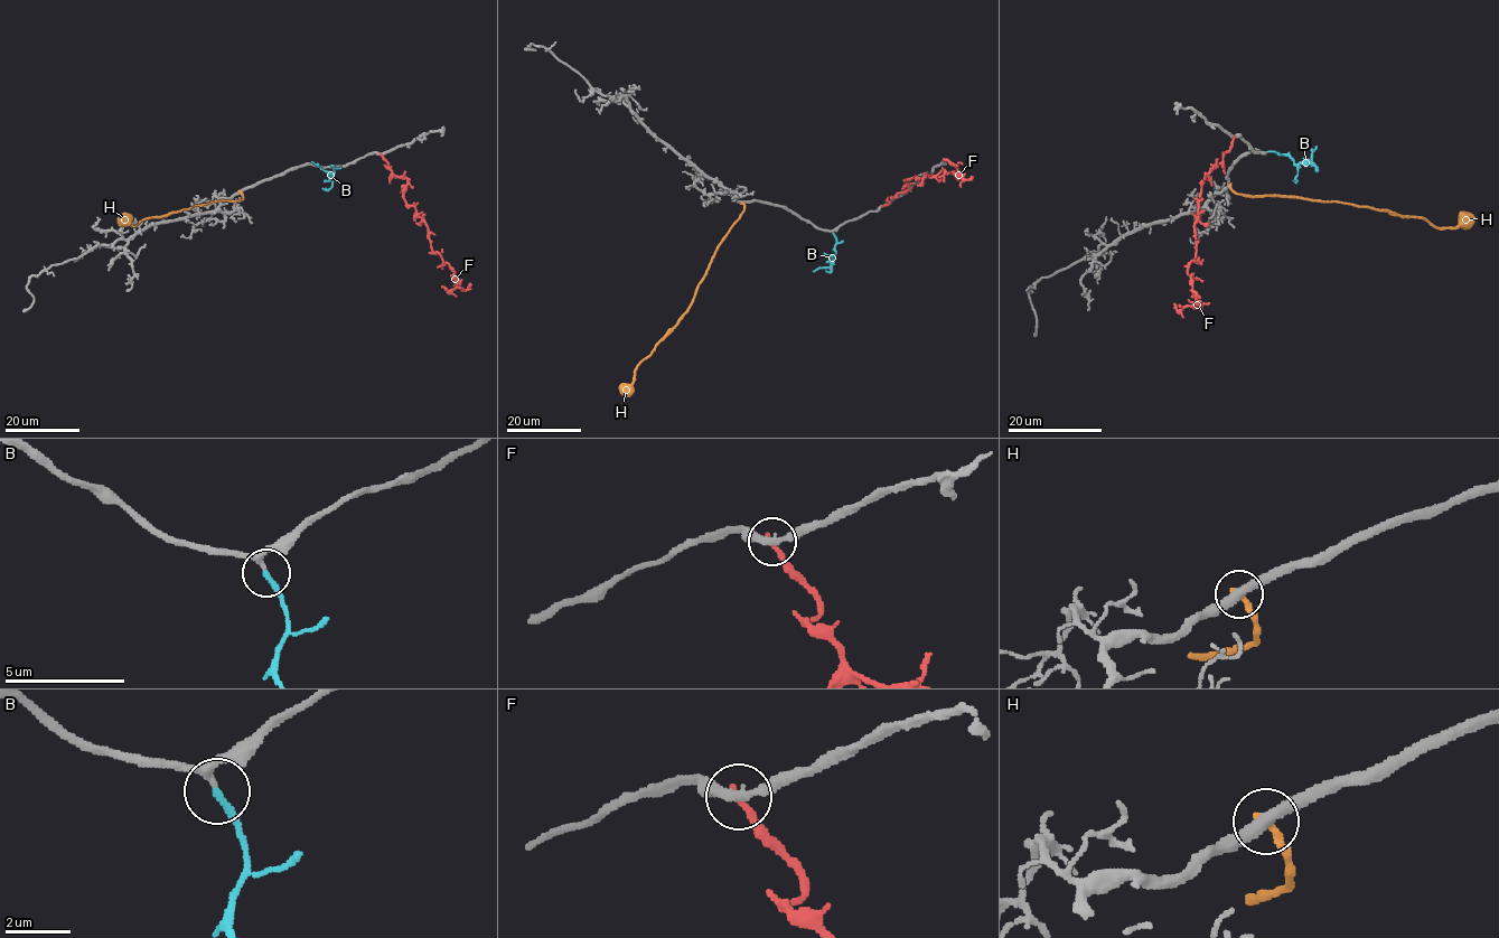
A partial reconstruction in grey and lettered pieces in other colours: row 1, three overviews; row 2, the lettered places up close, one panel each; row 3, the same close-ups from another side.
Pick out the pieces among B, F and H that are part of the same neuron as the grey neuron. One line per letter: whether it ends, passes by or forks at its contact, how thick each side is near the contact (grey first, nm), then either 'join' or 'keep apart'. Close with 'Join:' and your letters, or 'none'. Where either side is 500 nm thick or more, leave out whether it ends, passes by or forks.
B: it ends there; 180 nm thick on the grey side, 200 nm on the other; join
F: it ends there; 240 nm thick on the grey side, 240 nm on the other; keep apart
H: it ends there; 320 nm thick on the grey side, 280 nm on the other; keep apart
Join: B

